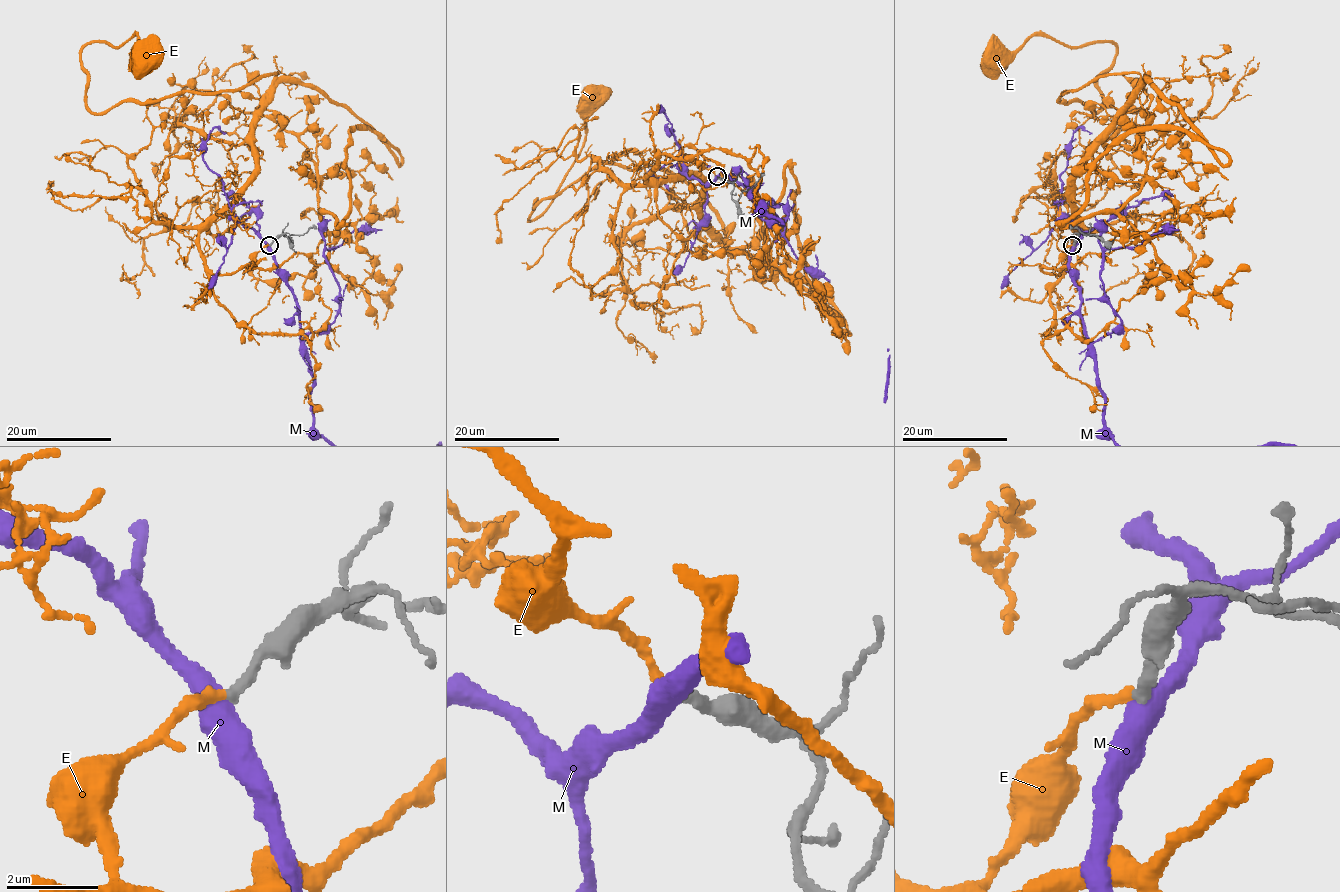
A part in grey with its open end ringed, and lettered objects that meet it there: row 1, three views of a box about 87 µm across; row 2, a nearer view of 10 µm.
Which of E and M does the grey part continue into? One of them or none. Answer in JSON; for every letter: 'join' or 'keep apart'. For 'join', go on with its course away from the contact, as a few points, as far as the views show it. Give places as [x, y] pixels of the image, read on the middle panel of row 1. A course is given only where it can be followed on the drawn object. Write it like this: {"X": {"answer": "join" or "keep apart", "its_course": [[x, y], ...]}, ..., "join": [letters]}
{"E": {"answer": "join", "its_course": [[717, 177], [683, 148], [647, 179], [699, 178], [725, 243], [650, 166], [593, 166], [529, 219], [588, 104]]}, "M": {"answer": "keep apart"}, "join": ["E"]}

